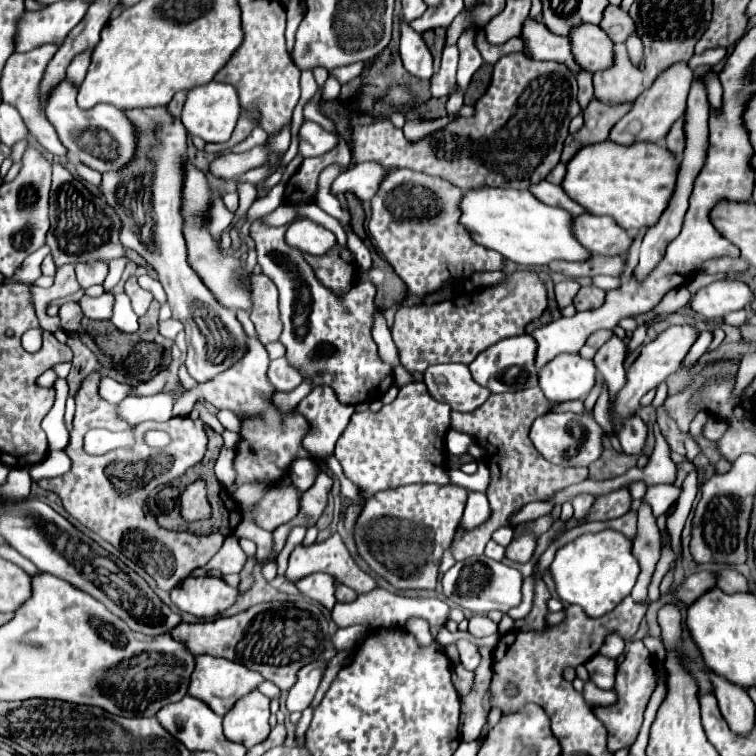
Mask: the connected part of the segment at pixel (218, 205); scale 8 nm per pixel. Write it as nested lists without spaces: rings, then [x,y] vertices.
[[[215,196],[215,202],[211,204],[211,232],[215,234],[215,238],[221,238],[223,230],[231,224],[233,214],[227,214],[223,200],[219,196]]]

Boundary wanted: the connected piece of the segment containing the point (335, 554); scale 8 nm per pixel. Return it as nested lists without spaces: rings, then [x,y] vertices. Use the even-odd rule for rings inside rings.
[[[333,534],[329,540],[325,540],[325,542],[321,542],[321,544],[319,544],[319,542],[309,544],[309,546],[297,544],[297,546],[293,548],[293,552],[291,552],[291,556],[289,556],[289,568],[287,568],[287,572],[285,572],[287,582],[297,584],[299,578],[305,578],[305,576],[315,574],[315,572],[327,572],[327,574],[331,574],[337,582],[351,586],[351,588],[353,588],[355,592],[359,592],[359,594],[377,588],[377,582],[375,582],[371,576],[367,576],[365,572],[359,570],[359,566],[357,566],[355,560],[351,558],[351,554],[349,554],[349,550],[345,548],[345,544],[343,544],[343,540],[341,540],[339,534]]]

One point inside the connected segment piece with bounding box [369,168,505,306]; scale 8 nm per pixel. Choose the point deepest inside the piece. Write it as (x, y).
(415, 222)

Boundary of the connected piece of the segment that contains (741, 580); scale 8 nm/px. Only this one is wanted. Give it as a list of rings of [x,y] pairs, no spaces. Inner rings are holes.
[[[723,570],[717,574],[719,576],[719,582],[717,586],[727,592],[727,594],[737,594],[737,592],[751,592],[749,590],[749,584],[747,584],[747,578],[741,576],[739,572],[735,570]]]

